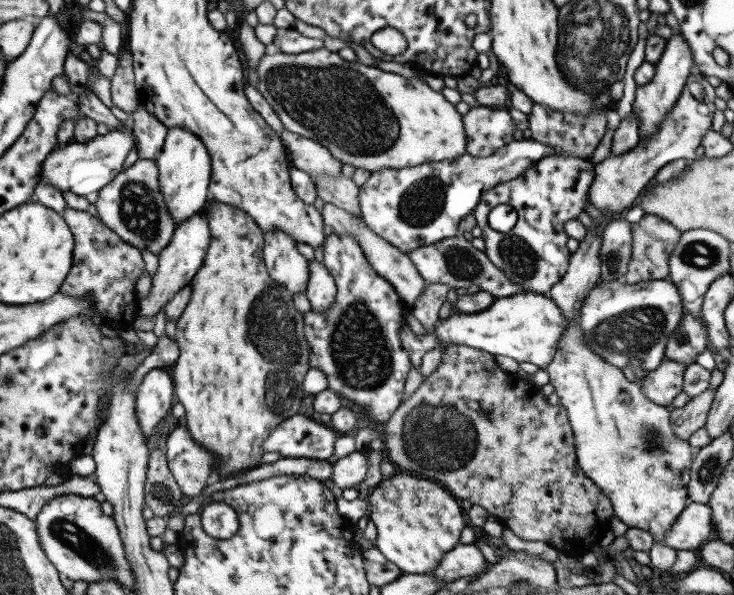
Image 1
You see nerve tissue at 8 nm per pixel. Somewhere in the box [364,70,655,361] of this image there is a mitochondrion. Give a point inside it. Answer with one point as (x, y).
(421, 203)

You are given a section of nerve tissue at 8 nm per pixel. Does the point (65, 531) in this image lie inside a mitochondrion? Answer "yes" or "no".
yes

